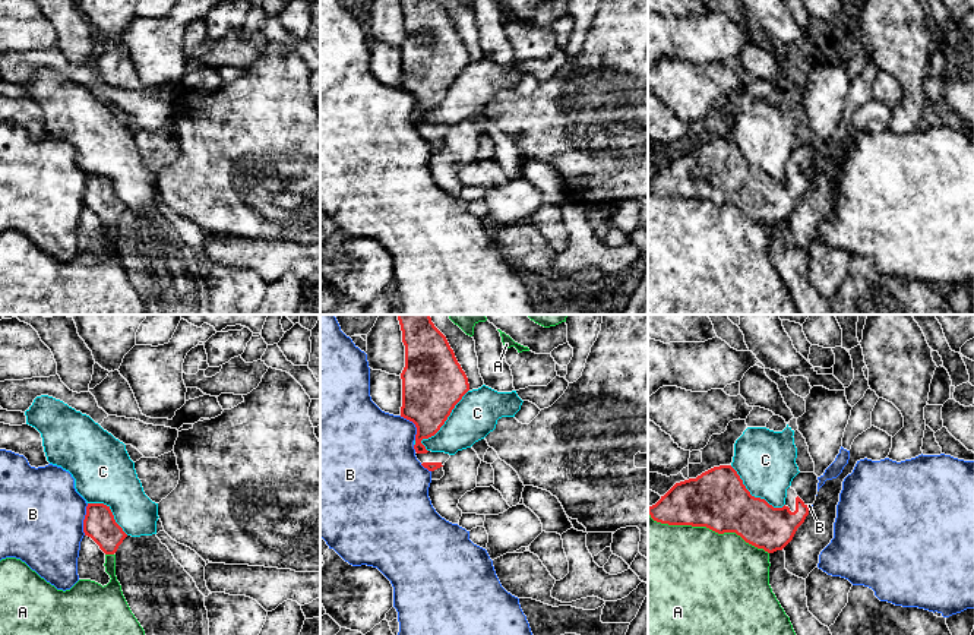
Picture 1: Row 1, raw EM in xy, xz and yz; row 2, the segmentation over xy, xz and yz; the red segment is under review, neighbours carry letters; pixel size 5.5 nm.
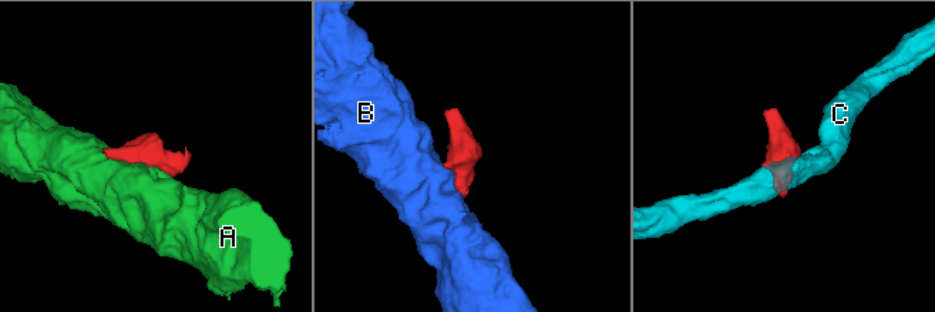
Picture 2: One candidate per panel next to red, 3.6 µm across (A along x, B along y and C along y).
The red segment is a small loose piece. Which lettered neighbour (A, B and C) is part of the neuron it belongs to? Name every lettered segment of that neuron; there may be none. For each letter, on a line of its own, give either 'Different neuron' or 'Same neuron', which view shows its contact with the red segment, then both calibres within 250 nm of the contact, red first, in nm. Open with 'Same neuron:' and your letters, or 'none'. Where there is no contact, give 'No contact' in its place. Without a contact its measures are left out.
Same neuron: none
A: Different neuron. Touches red in yz. Thickness 320 nm (red) against 480 nm
B: Different neuron. Touches red in xy. Thickness 170 nm (red) against 460 nm
C: Different neuron. Touches red in xz. Thickness 360 nm (red) against 240 nm

